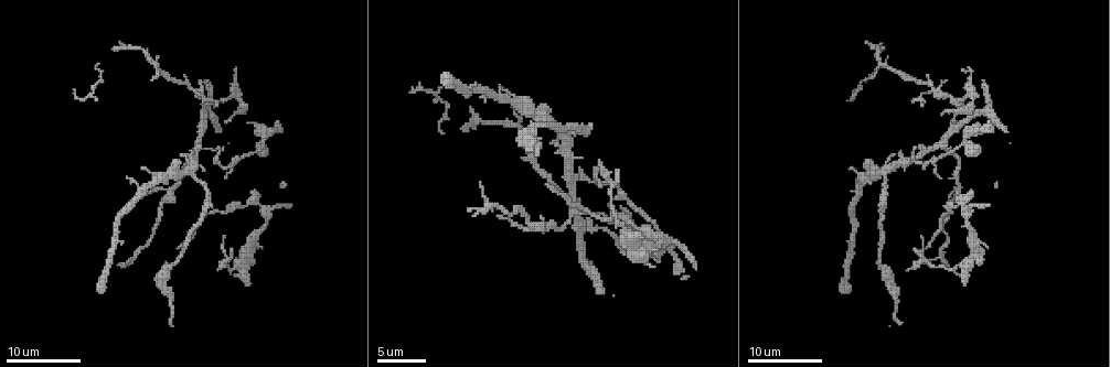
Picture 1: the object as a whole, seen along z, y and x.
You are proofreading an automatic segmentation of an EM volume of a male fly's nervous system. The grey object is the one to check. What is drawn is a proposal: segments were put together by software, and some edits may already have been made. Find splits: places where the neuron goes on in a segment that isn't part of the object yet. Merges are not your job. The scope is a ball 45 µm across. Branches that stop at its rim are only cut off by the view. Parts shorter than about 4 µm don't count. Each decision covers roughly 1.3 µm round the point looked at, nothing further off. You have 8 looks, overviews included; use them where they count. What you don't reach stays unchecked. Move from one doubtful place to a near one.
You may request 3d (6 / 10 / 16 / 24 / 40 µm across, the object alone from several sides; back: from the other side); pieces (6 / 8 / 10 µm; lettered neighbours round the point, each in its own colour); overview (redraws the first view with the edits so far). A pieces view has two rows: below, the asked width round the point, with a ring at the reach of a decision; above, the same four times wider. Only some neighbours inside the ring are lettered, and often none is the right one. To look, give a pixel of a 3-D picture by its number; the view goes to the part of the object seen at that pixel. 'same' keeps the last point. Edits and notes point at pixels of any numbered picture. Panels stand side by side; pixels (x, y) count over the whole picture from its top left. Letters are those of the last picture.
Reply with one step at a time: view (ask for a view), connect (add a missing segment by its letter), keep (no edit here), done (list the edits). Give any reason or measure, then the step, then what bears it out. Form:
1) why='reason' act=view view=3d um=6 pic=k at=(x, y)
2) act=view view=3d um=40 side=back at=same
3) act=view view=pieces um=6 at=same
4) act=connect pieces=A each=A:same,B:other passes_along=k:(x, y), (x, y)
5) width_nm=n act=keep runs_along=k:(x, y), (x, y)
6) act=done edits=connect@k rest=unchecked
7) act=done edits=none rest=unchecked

why='an open end' act=view view=3d um=24 pic=1 at=(865, 79)

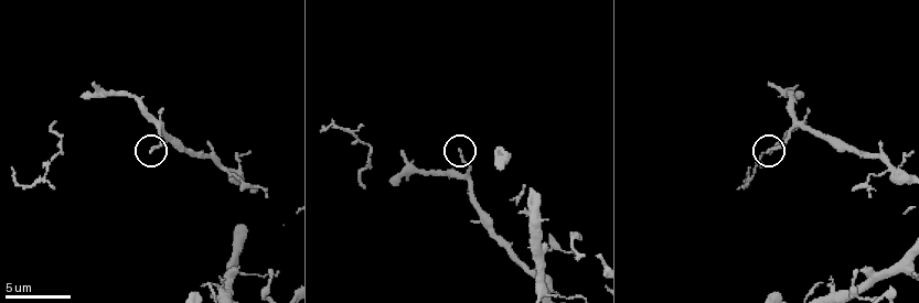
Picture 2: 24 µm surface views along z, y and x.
why='what lies round it' act=view view=pieces um=10 pic=2 at=(767, 149)

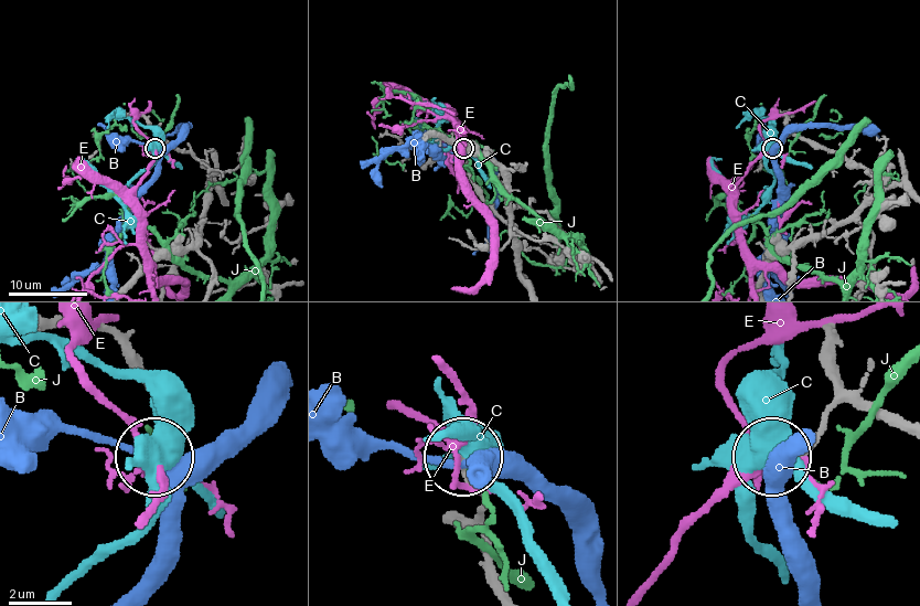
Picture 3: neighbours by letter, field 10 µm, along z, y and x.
act=keep each=B:other,C:other,E:other,J:other found='none of them fits'

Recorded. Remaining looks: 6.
why='thin end' act=view view=3d um=16 pic=1 at=(914, 250)

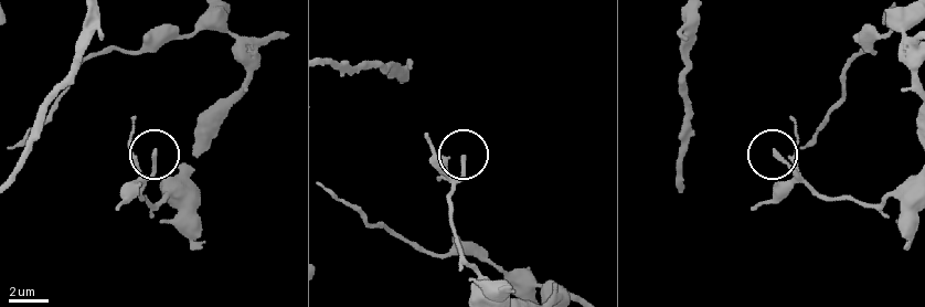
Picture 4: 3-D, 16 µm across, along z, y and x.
act=view view=pieces um=6 pic=4 at=(153, 151)

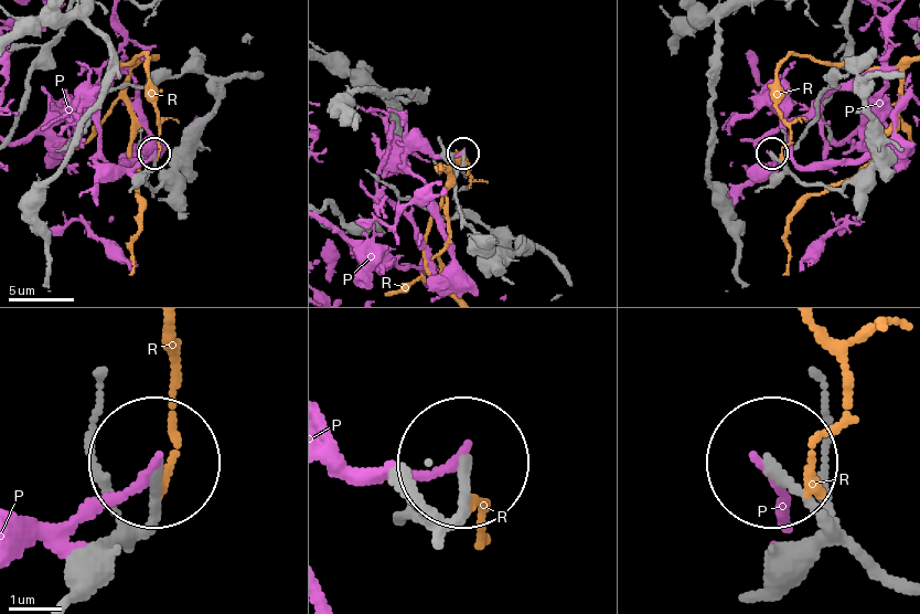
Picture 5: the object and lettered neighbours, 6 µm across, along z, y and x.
act=keep each=P:other,R:other runs_along=5:(445, 518), (458, 469) found='no lettered segment goes on from it'

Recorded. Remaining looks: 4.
why='branch stops here' act=view view=pieces um=6 pic=2 at=(272, 273)

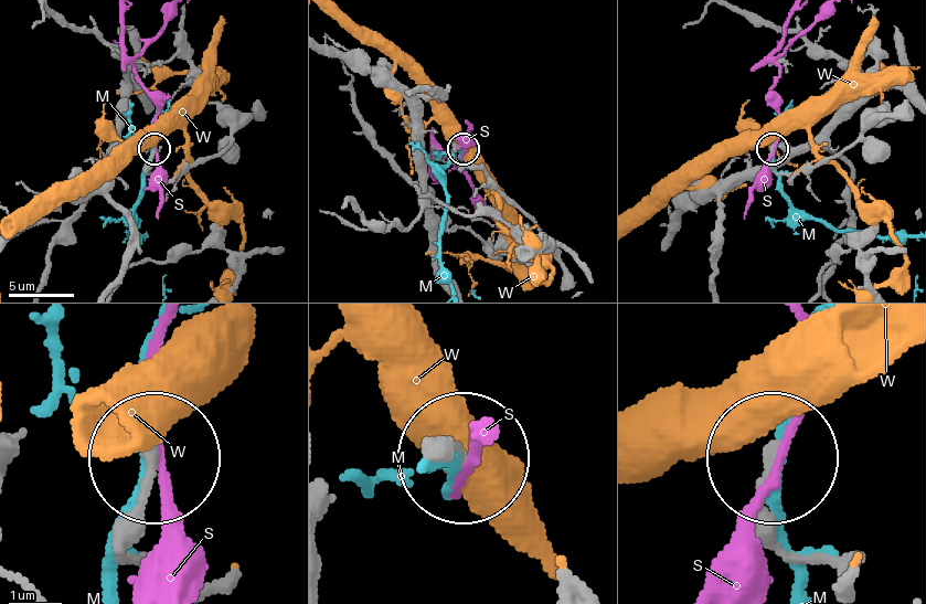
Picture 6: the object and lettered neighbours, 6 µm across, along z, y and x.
act=keep each=M:other,S:other,W:other runs_along=6:(852, 585), (781, 550), (769, 462) found='none of them fits'

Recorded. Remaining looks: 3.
act=view view=pieces um=10 pic=2 at=(265, 197)

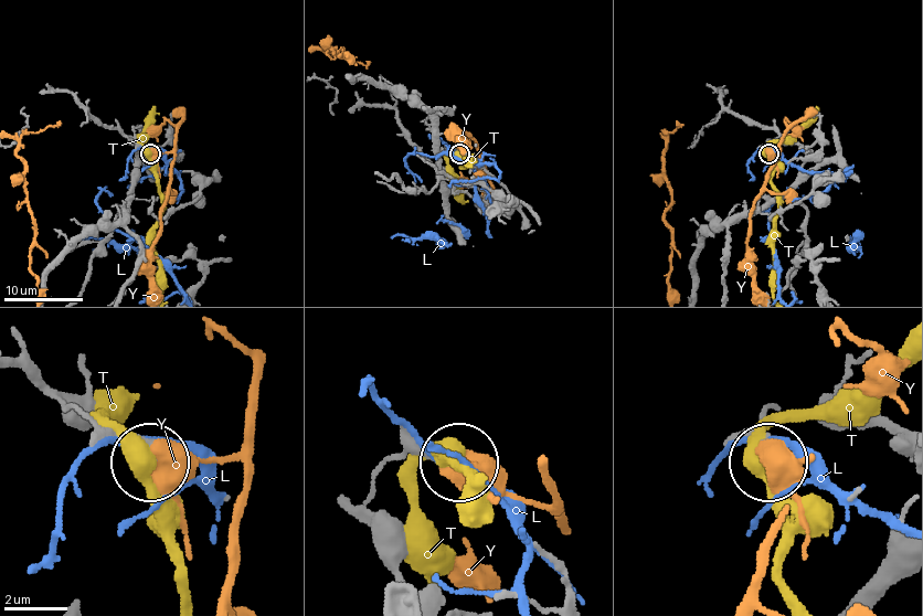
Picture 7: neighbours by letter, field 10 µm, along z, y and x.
width_nm=130 act=keep each=L:other,T:other,Y:other runs_along=7:(85, 423), (62, 400), (101, 428), (140, 442), (148, 460) found='none of them fits'

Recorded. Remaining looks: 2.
act=done edits=none rest=unchecked

